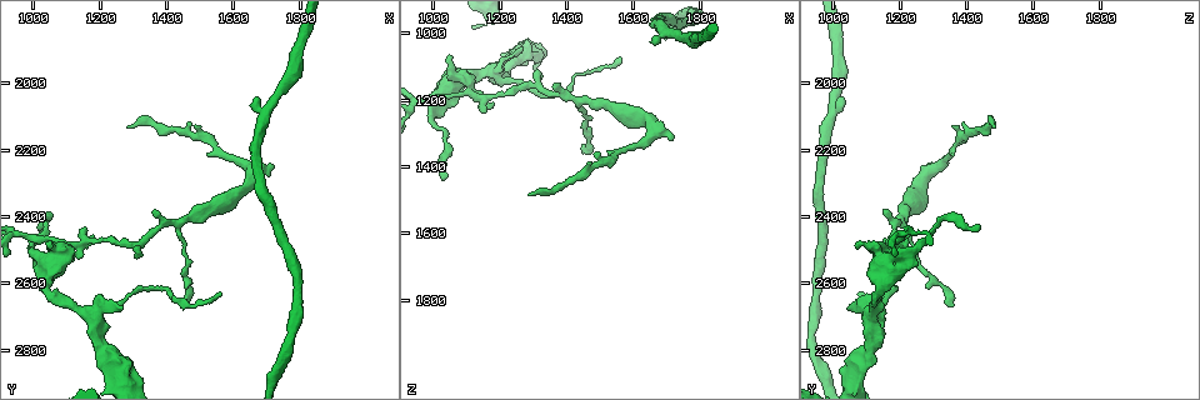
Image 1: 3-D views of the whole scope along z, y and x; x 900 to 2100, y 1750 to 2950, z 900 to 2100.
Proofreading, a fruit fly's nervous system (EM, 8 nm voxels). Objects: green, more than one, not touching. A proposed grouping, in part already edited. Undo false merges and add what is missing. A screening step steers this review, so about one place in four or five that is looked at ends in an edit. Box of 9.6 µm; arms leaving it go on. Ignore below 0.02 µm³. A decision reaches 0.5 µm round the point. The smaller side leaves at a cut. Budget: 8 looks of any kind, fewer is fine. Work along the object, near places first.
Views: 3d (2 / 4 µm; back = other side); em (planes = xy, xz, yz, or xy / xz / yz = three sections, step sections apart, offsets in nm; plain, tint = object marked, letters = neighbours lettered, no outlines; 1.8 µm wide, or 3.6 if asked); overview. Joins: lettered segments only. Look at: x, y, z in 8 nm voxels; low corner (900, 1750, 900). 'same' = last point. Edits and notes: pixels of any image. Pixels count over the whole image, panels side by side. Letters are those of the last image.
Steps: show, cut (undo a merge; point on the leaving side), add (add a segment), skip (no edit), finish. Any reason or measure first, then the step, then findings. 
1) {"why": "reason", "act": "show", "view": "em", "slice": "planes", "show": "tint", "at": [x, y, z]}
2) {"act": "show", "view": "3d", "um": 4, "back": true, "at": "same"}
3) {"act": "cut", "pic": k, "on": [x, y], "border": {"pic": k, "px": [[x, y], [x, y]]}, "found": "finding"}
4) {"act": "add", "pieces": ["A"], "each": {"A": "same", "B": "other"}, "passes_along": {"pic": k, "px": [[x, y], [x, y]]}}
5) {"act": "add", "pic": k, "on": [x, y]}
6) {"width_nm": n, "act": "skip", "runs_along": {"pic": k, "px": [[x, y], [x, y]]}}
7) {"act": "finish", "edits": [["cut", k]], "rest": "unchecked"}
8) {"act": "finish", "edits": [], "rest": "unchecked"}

{"act": "show", "view": "em", "slice": "planes", "show": "tint", "at": [1450, 2660, 1360]}

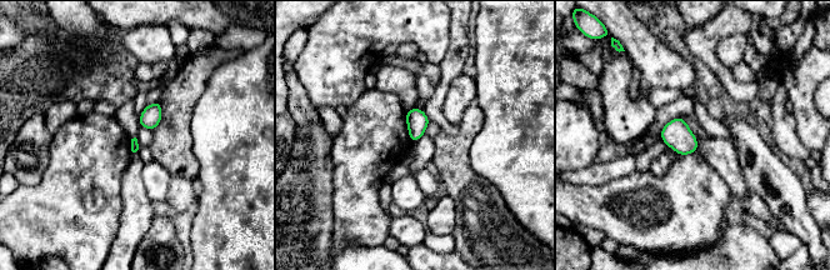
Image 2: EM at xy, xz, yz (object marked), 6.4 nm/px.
{"why": "what lies round it", "act": "show", "view": "em", "slice": "planes", "show": "letters", "at": "same"}

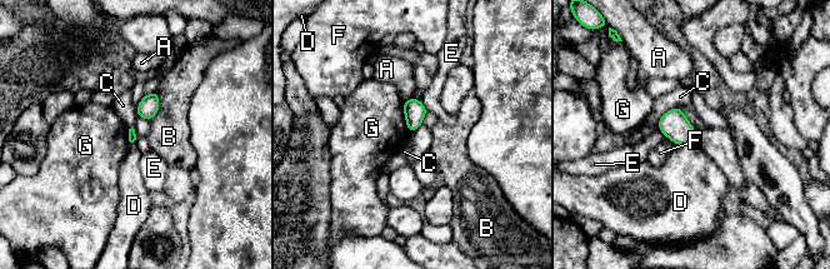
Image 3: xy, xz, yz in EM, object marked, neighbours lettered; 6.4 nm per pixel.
{"act": "skip", "each": {"A": "other", "B": "other", "C": "other", "D": "other", "E": "other", "F": "other", "G": "other"}, "border": {"pic": 3, "px": [[656, 124], [679, 108], [694, 128]]}, "found": "no lettered segment goes on from it"}

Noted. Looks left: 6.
{"why": "thick turns thin", "act": "show", "view": "em", "um": 3.6, "slice": "yz", "step": 4, "show": "tint", "at": [1170, 2690, 1120]}

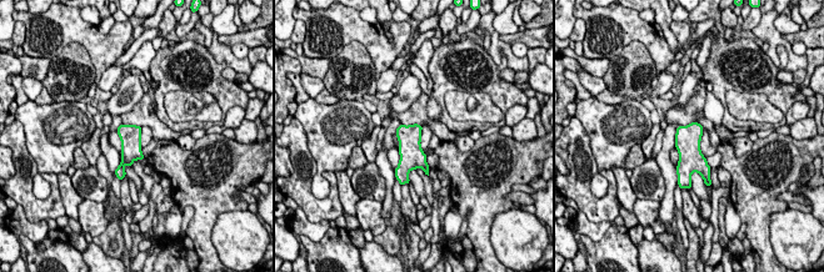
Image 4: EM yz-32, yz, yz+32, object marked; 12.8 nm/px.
{"why": "cut it another way", "act": "show", "view": "em", "um": 3.6, "slice": "planes", "show": "letters", "at": "same"}

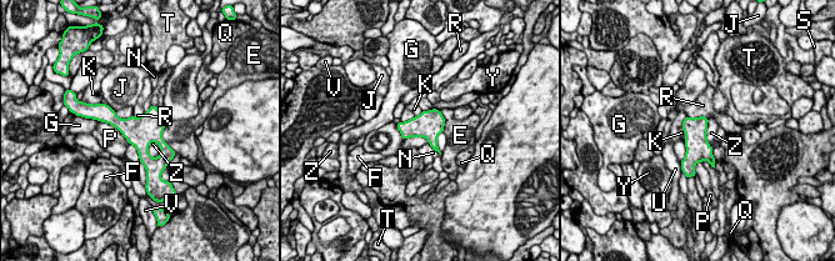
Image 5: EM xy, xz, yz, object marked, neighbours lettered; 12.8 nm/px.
{"width_nm": 300, "longest_contact_nm": ["P", 500], "act": "skip", "each": {"E": "other", "F": "other", "G": "other", "J": "other", "K": "other", "N": "other", "P": "other", "Q": "other", "R": "other", "S": "other", "T": "other", "U": "other", "V": "other", "Y": "other", "Z": "other"}, "found": "one neuron here"}

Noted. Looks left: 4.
{"why": "end of a long branch", "act": "show", "view": "em", "slice": "xz", "step": 8, "show": "tint", "at": [1290, 2130, 1480]}

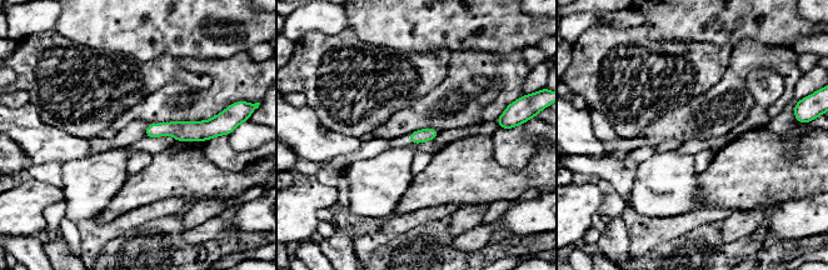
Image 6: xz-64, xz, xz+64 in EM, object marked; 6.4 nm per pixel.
{"why": "cut it another way", "act": "show", "view": "em", "slice": "planes", "show": "letters", "at": "same"}

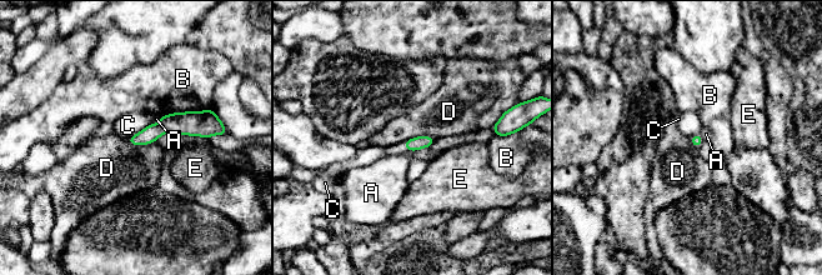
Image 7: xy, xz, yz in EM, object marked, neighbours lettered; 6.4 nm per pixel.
{"act": "skip", "each": {"A": "other", "B": "other", "C": "other", "D": "other", "E": "other"}, "runs_along": {"pic": 7, "px": [[207, 134], [164, 125], [131, 140]]}, "found": "no lettered segment goes on from it"}

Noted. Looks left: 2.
{"act": "finish", "edits": [], "rest": "unchecked"}

